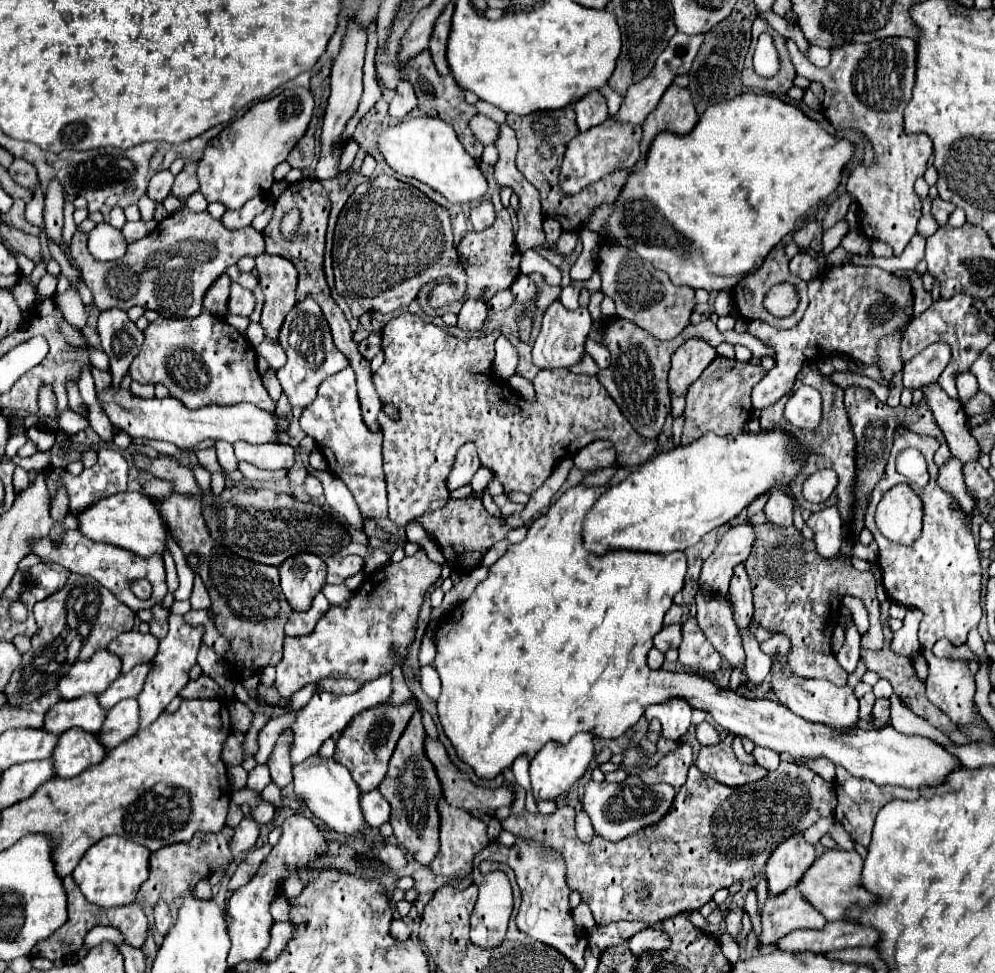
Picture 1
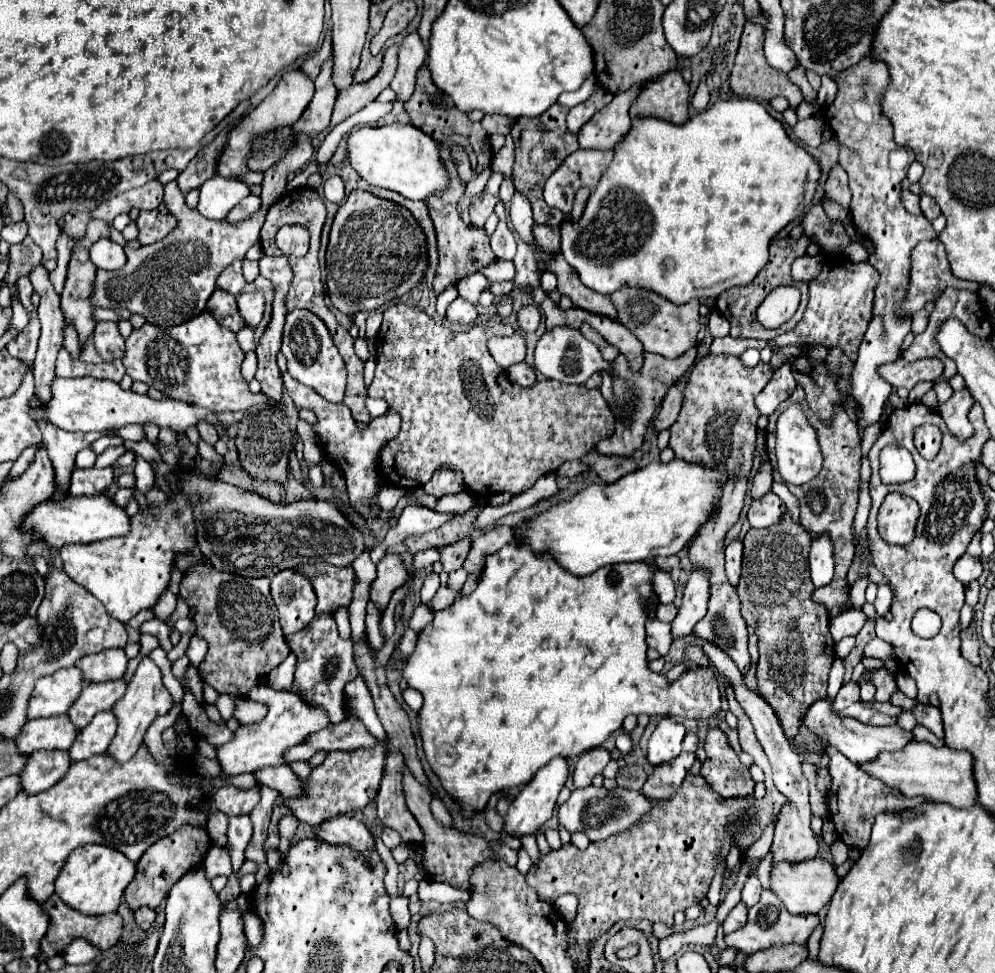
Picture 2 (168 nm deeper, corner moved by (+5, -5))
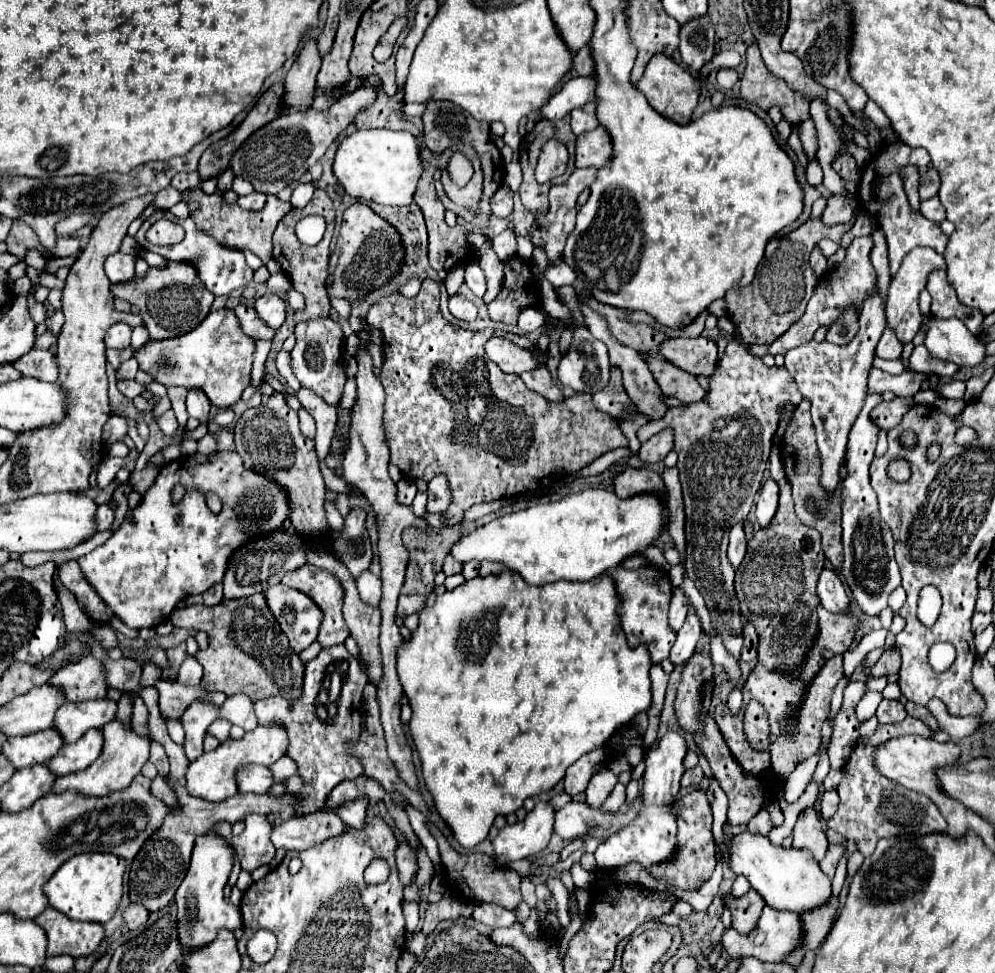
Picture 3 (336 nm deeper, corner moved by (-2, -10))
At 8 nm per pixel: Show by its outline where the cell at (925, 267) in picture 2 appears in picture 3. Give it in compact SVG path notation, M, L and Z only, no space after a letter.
M919 246L915 250L911 250L911 254L907 254L907 258L903 258L903 264L897 270L897 274L891 276L889 290L887 290L887 326L895 332L899 342L907 344L919 332L919 322L921 322L919 292L925 288L927 274L931 270L945 270L945 268L947 266L945 266L941 254L935 254L935 250L927 250L927 248Z

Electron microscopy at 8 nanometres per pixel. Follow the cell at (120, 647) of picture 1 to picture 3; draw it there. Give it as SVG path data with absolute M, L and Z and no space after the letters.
M85 656L81 662L61 668L55 676L49 678L49 684L61 688L67 702L99 700L107 694L105 670L93 656Z

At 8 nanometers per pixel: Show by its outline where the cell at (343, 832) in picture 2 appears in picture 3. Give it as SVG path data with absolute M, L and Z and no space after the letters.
M321 810L303 818L289 818L279 826L273 826L271 842L275 848L299 852L321 844L327 838L339 836L343 830L347 830L347 826L331 810Z

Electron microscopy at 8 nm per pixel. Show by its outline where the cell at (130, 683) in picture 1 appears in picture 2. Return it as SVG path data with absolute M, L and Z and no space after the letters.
M116 679L116 681L104 681L104 683L88 683L84 687L84 693L76 699L76 705L68 711L72 723L78 729L84 729L92 717L100 711L108 711L114 707L114 703L124 697L126 693L126 681Z

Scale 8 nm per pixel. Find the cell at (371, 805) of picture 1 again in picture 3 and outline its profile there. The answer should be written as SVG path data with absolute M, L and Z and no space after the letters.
M401 842L395 850L395 860L397 860L397 872L399 872L399 880L403 886L409 886L413 876L417 874L417 858L415 858L415 850L407 844Z

